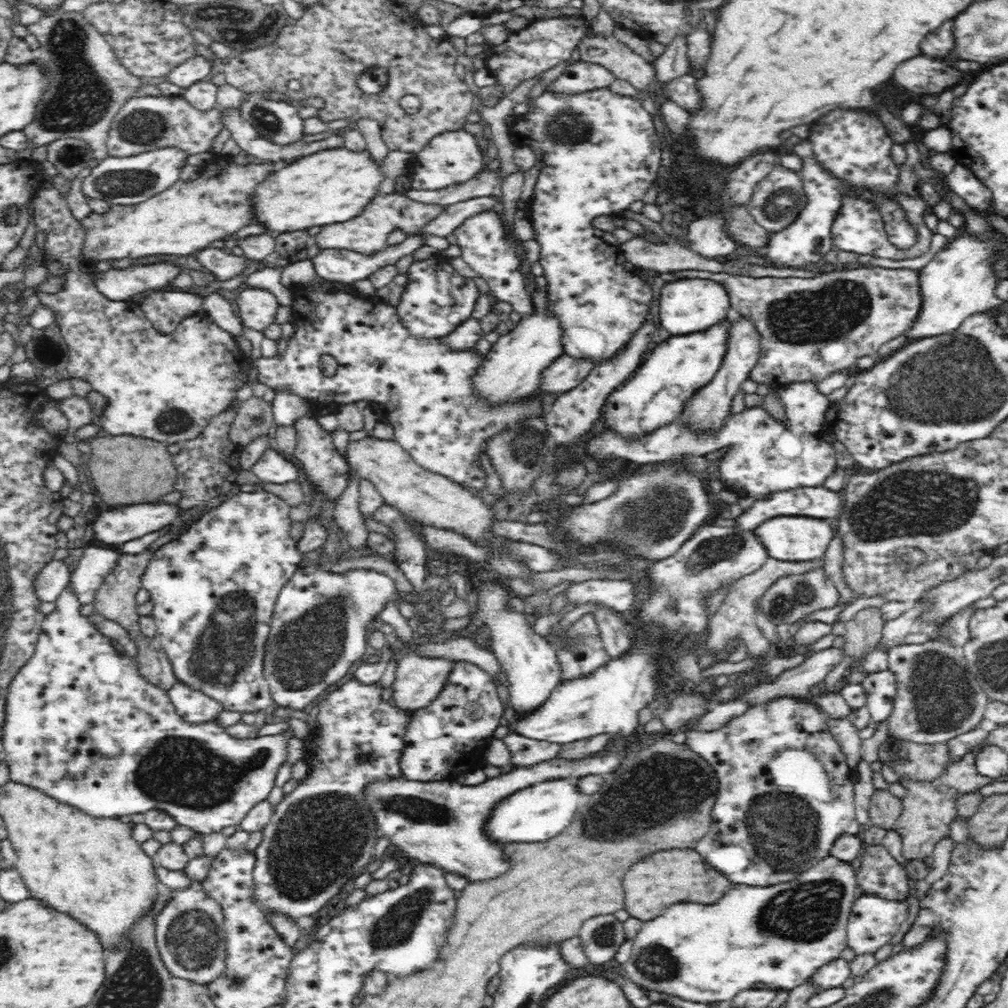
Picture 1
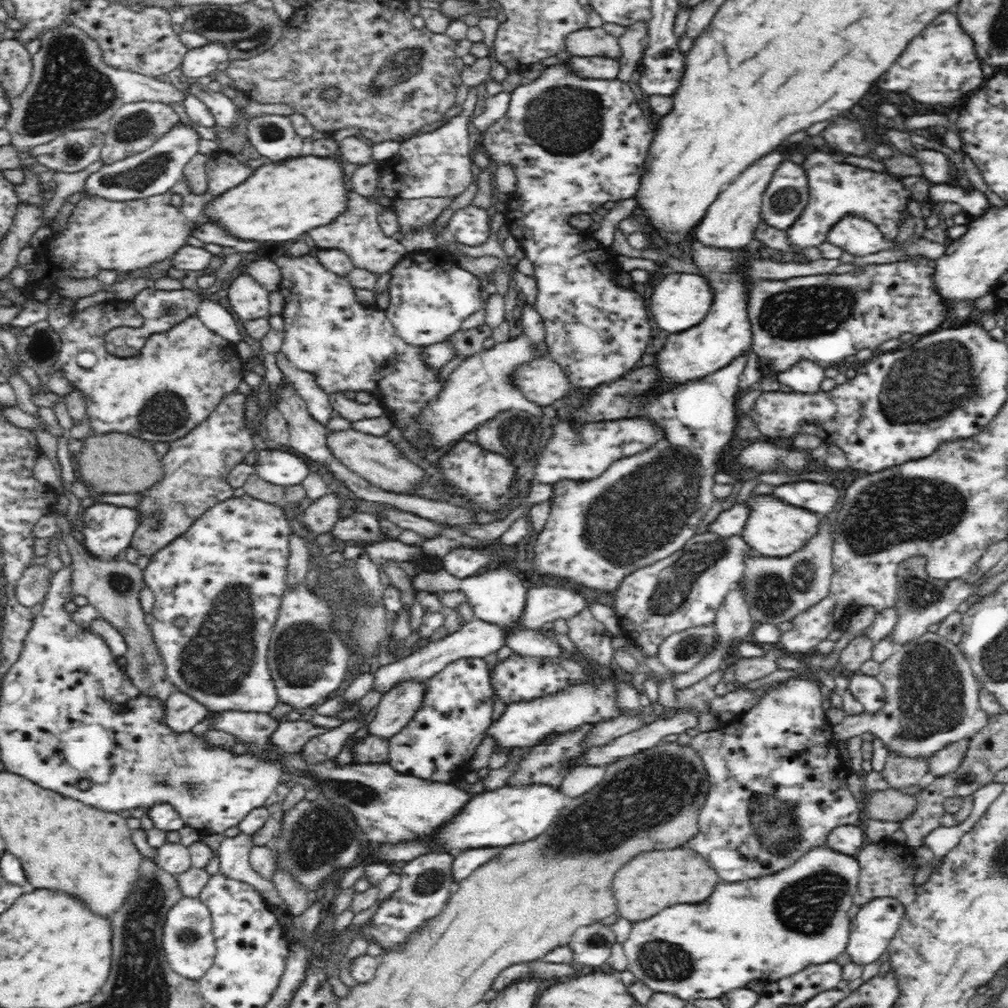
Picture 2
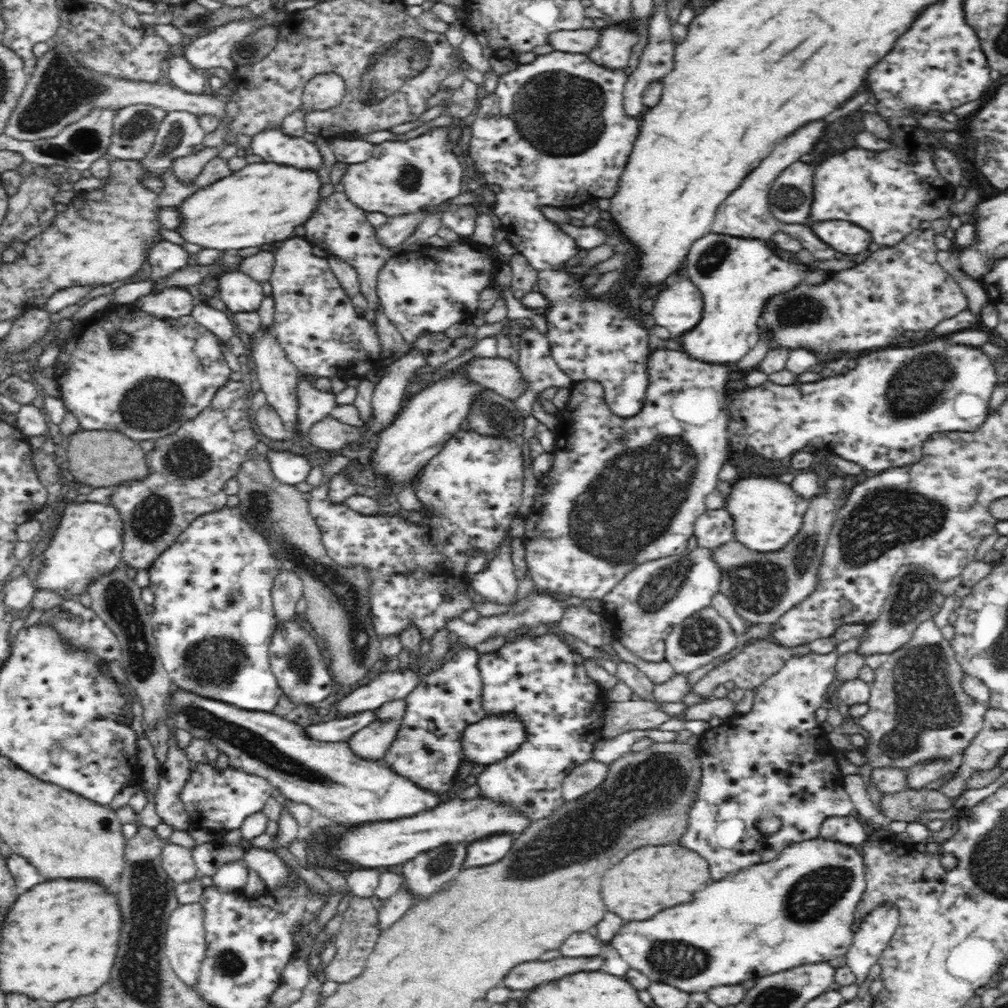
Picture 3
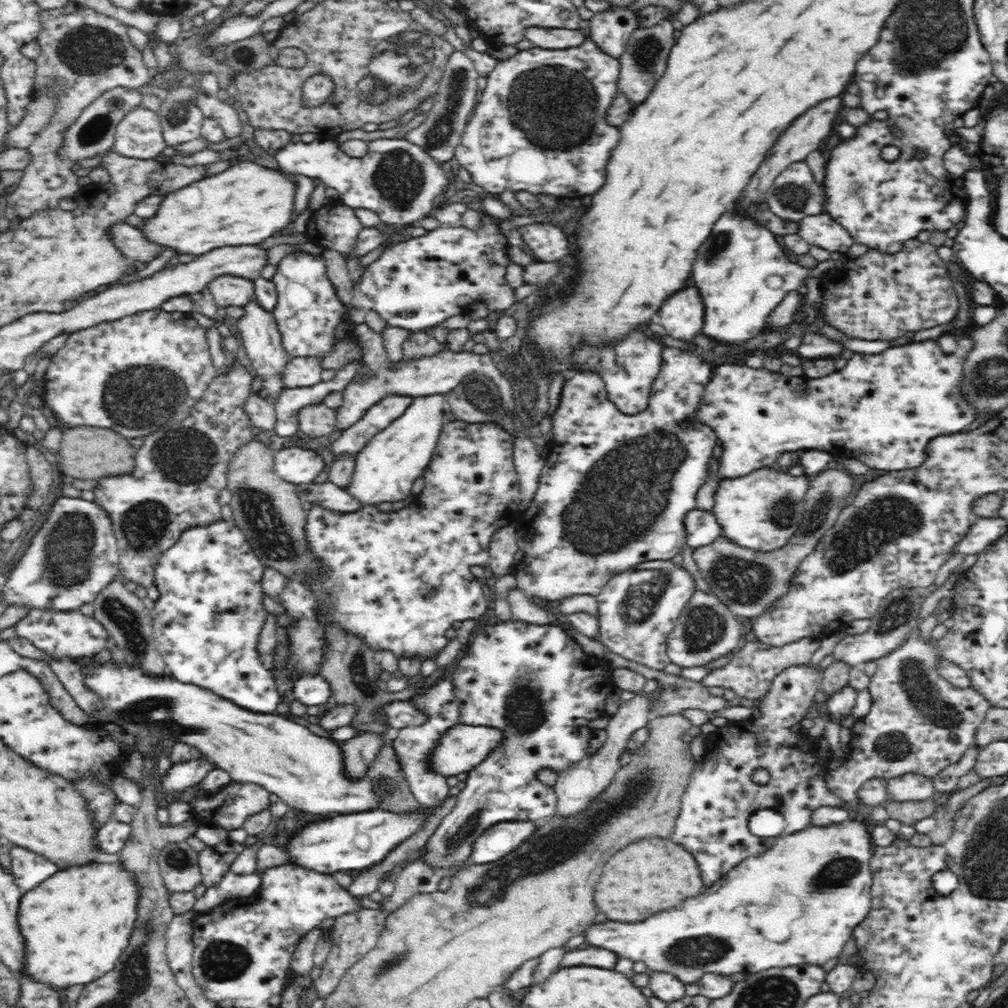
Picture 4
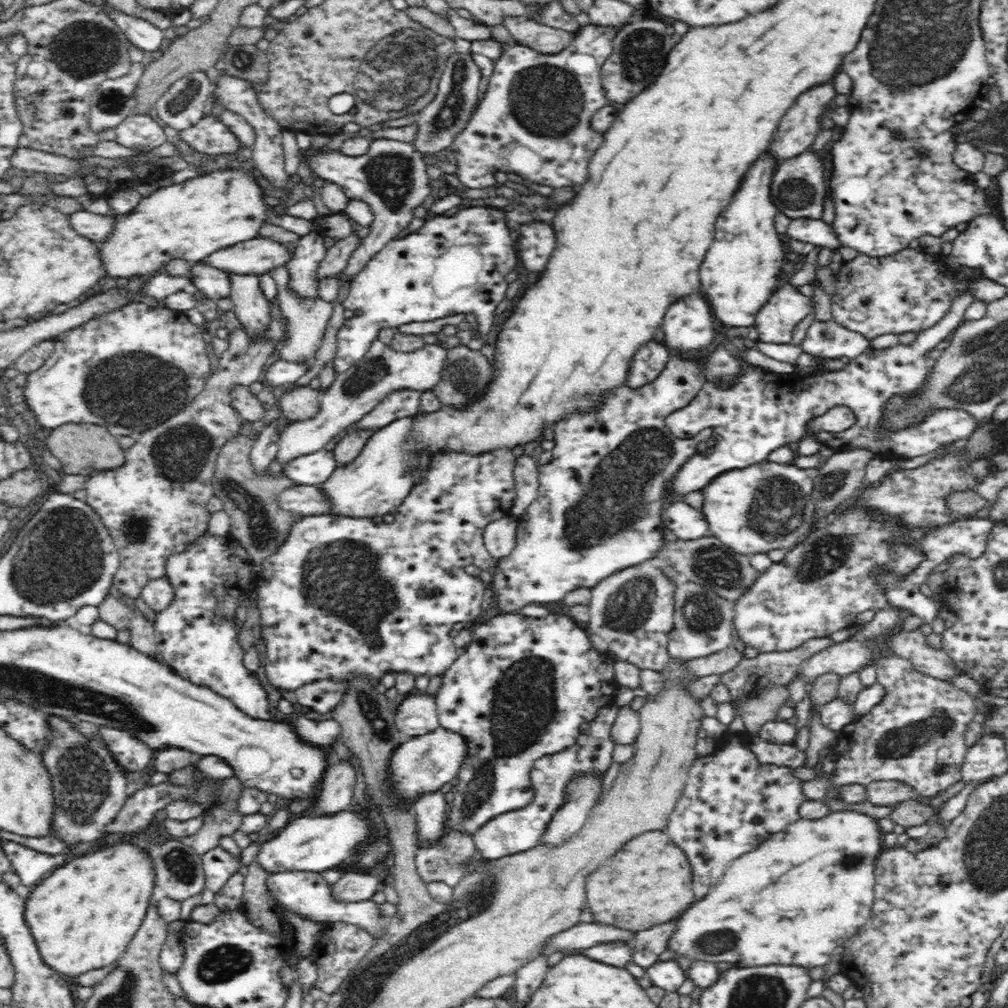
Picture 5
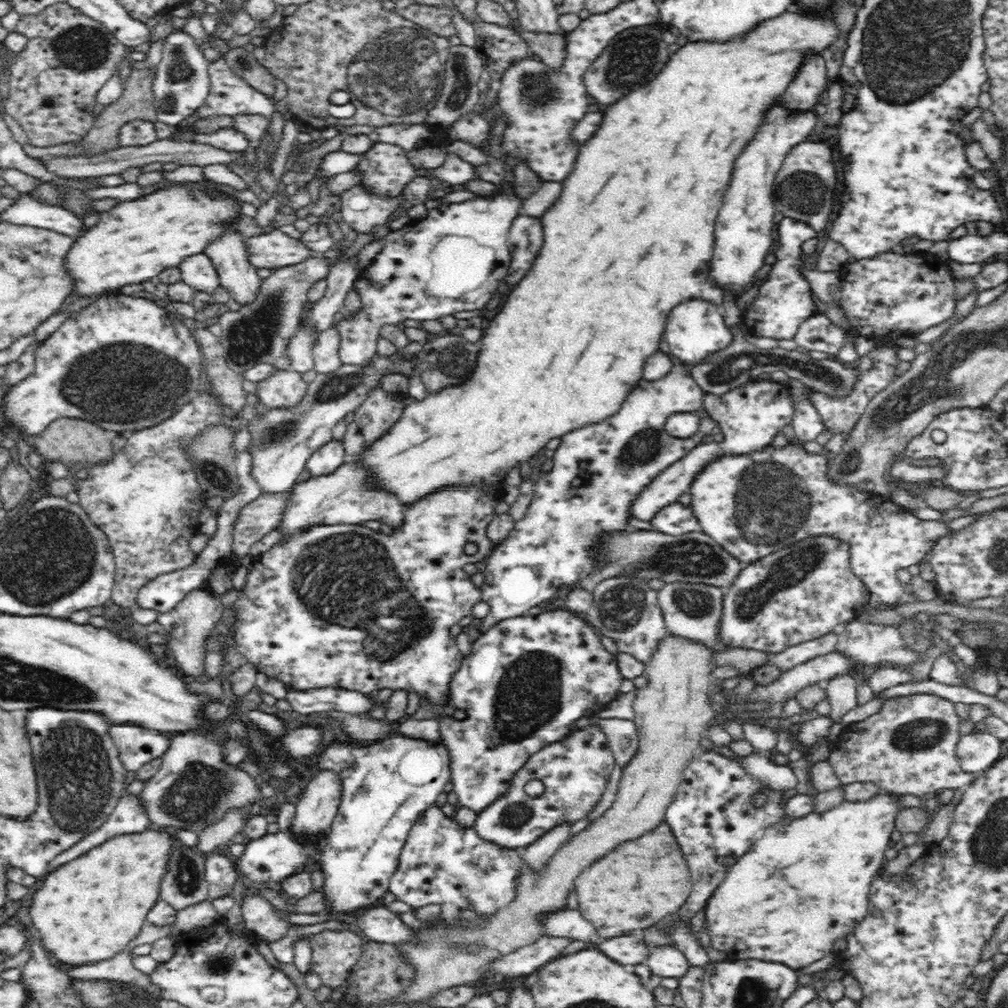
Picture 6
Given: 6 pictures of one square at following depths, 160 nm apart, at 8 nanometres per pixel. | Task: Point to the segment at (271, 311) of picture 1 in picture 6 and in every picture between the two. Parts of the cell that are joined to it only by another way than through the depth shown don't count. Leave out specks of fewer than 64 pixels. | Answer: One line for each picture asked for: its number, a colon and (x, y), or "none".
2: (248, 299)
3: (240, 293)
4: (227, 290)
5: (214, 283)
6: (197, 271)

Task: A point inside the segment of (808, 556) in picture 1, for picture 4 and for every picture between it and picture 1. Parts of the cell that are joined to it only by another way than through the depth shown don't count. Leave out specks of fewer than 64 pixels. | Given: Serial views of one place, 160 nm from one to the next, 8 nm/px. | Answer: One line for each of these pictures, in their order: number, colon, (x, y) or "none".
2: (774, 529)
3: (767, 515)
4: (761, 511)

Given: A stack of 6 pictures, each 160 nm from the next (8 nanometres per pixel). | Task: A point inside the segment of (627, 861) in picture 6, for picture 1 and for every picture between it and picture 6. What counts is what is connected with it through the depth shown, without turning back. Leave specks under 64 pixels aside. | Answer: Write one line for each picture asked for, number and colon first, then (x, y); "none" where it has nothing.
1: (670, 876)
2: (654, 880)
3: (651, 879)
4: (657, 874)
5: (648, 881)

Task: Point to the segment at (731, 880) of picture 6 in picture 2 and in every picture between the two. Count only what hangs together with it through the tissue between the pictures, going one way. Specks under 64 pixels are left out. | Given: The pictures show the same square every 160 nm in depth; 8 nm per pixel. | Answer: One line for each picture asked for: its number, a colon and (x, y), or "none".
2: (694, 951)
3: (776, 916)
4: (789, 916)
5: (802, 892)

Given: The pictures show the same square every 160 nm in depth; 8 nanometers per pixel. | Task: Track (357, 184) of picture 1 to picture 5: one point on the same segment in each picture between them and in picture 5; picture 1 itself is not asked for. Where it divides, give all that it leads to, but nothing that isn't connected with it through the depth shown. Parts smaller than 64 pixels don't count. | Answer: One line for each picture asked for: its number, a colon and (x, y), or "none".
2: (284, 200)
3: (263, 203)
4: (247, 203)
5: (190, 220)

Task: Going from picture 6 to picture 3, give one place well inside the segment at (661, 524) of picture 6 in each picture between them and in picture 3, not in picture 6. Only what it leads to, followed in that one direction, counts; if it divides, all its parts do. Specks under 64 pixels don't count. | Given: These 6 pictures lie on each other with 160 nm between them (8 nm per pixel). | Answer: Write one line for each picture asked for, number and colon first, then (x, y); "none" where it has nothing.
3: (714, 528)
4: (702, 527)
5: (688, 523)

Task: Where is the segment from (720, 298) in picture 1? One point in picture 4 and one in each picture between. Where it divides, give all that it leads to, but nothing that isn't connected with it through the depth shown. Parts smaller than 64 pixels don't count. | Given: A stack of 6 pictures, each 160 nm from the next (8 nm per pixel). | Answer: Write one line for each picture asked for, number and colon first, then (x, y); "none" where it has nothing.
2: (681, 301)
3: (678, 308)
4: (681, 315)

